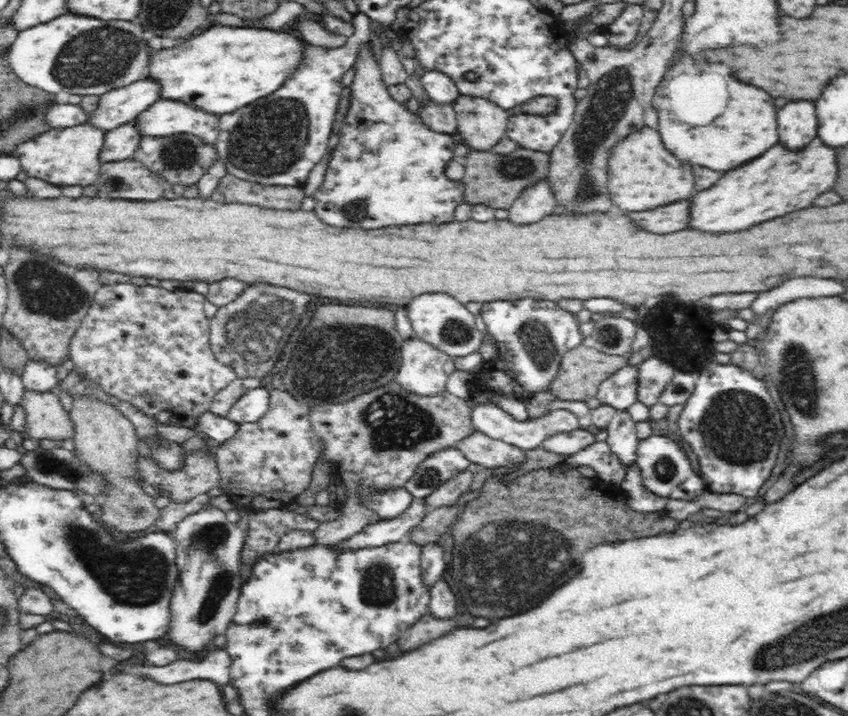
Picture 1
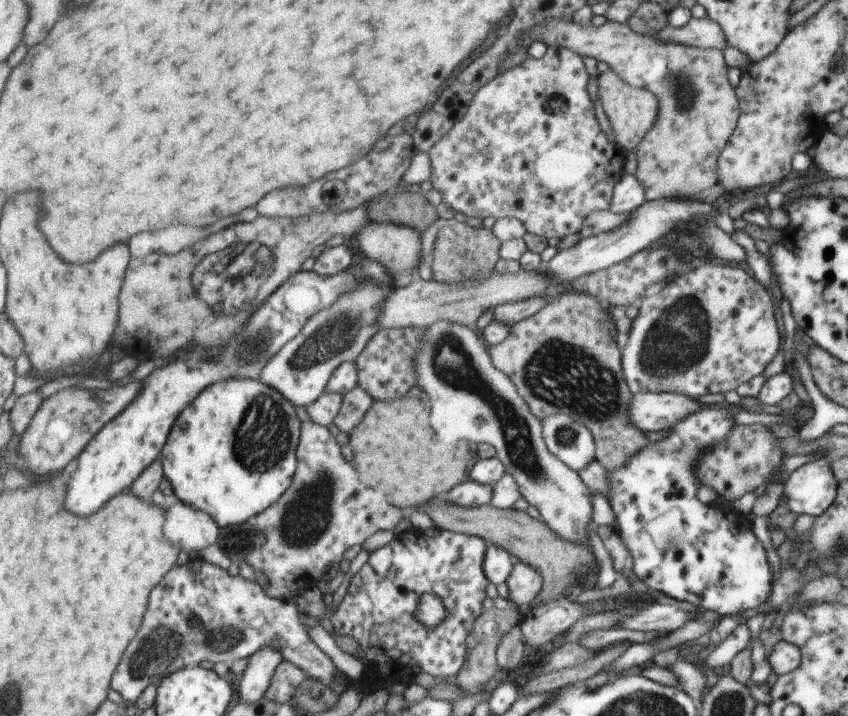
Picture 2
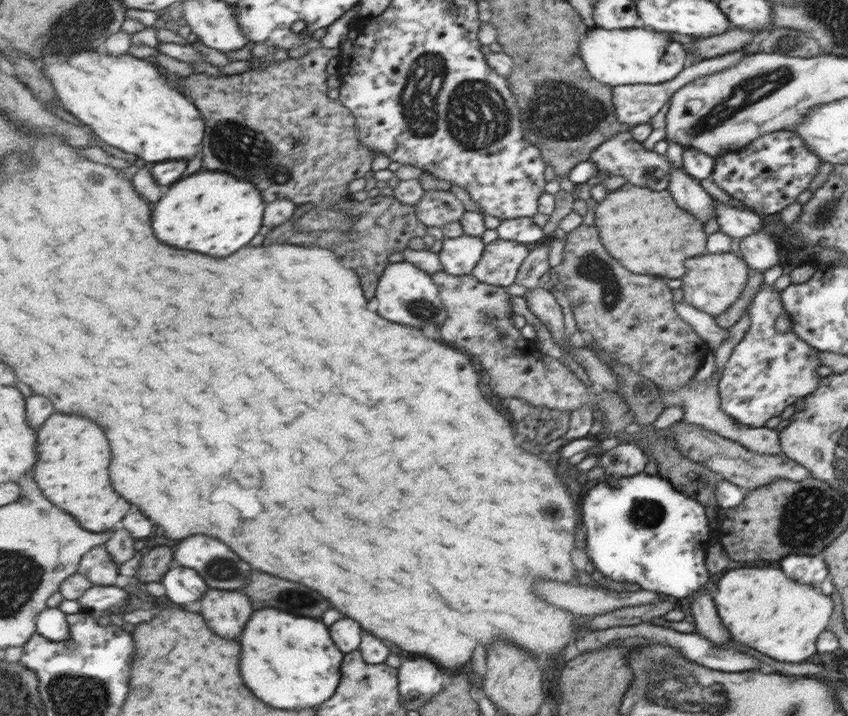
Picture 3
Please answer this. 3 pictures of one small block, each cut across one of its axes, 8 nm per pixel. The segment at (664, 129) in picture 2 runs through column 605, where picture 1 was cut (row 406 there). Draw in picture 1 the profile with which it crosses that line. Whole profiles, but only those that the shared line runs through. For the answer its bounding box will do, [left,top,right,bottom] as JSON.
[21,390,74,440]

